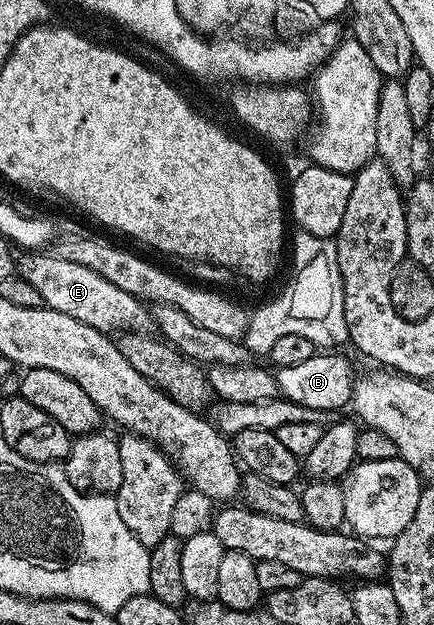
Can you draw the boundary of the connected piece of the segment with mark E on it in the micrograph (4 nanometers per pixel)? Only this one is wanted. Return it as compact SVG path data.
M55 252L19 253L16 273L40 292L45 309L64 312L64 316L72 316L72 320L80 320L80 324L88 324L104 334L127 330L142 332L151 325L151 311L141 298L124 292L124 288L116 288L112 280L104 280L104 276L80 263L61 259Z

